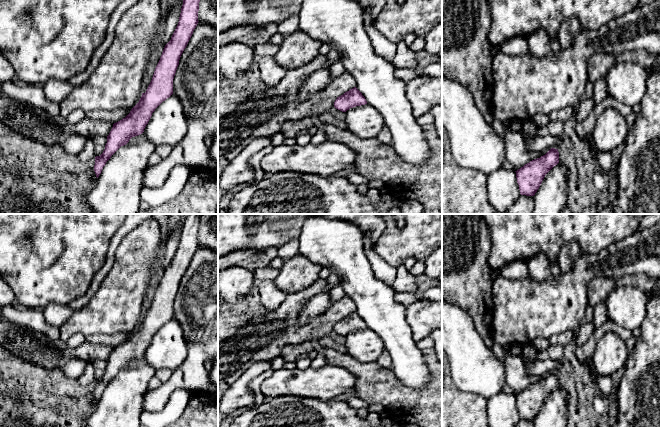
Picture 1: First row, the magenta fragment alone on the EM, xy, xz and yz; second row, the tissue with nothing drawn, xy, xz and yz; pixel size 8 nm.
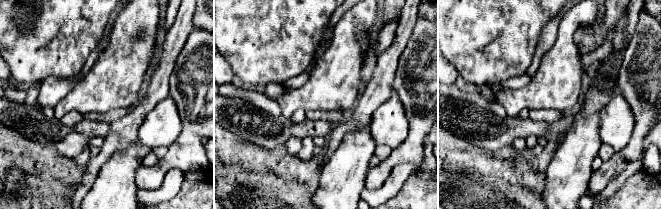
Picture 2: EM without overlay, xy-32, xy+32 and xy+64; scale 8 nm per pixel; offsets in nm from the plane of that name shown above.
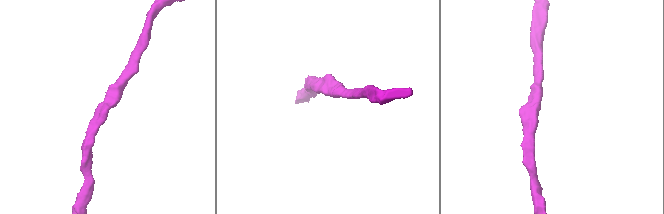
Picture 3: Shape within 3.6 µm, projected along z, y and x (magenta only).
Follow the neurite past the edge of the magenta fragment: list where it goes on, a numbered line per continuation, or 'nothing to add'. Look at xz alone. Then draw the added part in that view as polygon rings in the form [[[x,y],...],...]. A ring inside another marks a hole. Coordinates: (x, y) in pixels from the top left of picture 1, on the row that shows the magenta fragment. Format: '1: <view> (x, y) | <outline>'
nothing to add

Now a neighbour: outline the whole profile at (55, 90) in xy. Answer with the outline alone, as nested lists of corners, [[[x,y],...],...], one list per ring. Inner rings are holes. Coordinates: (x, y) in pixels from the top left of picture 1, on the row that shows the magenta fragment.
[[[50,79],[44,84],[43,91],[47,101],[59,104],[74,88],[69,80]]]

